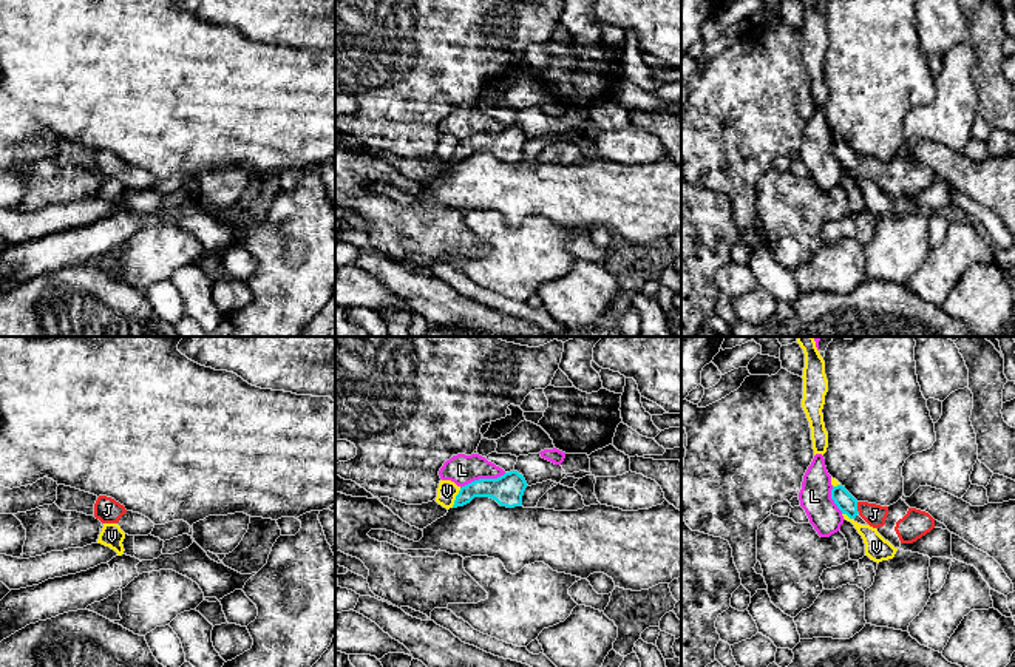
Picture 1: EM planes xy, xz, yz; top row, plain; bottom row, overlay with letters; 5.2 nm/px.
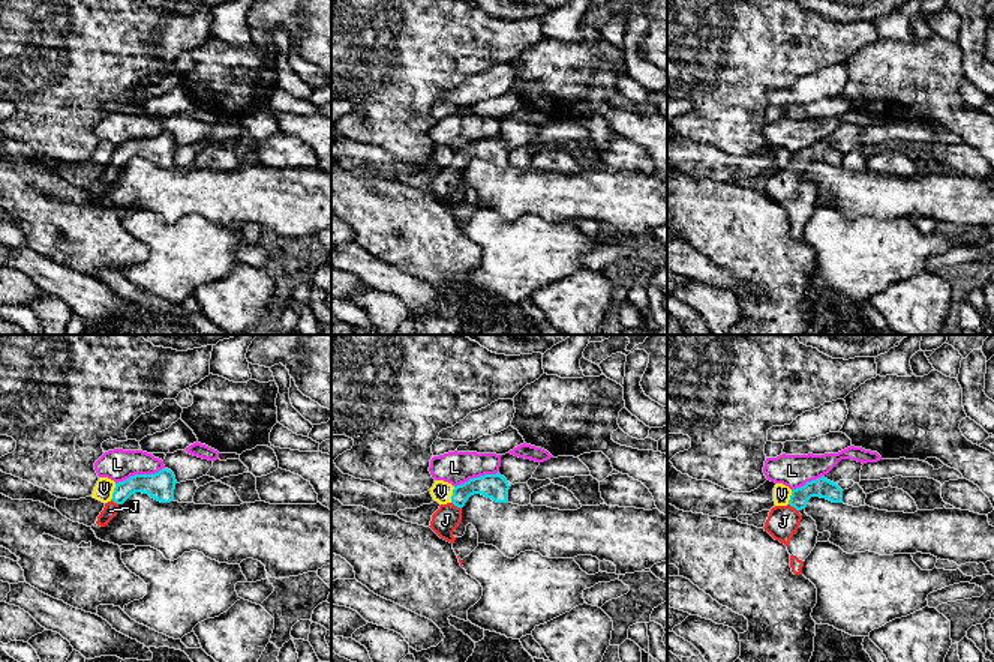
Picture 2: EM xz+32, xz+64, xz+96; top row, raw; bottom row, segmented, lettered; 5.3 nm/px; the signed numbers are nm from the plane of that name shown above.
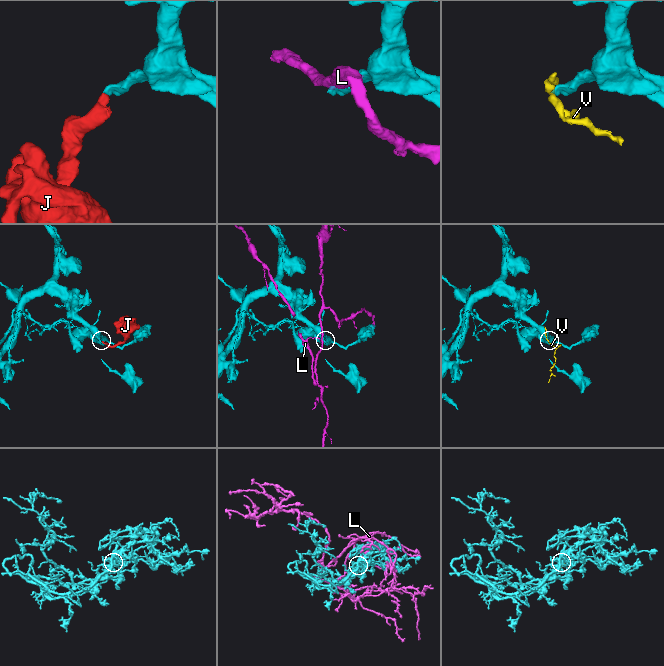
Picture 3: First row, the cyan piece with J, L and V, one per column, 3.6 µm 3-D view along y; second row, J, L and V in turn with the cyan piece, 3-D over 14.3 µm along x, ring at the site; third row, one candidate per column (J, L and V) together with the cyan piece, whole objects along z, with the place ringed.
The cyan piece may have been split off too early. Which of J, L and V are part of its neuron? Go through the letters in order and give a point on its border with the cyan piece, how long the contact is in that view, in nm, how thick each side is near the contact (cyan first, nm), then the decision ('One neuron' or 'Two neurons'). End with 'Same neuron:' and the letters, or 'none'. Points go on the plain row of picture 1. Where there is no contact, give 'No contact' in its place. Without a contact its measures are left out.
J: Touches cyan at yz (856, 162). Shared border 70 nm. Thickness 100 nm (cyan) against 110 nm. One neuron
L: Touches cyan at xz (482, 133). Shared border 260 nm. Thickness 160 nm (cyan) against 160 nm. Two neurons
V: Touches cyan at xz (456, 152). Shared border 120 nm. Thickness 140 nm (cyan) against 110 nm. Two neurons
Same neuron: J

